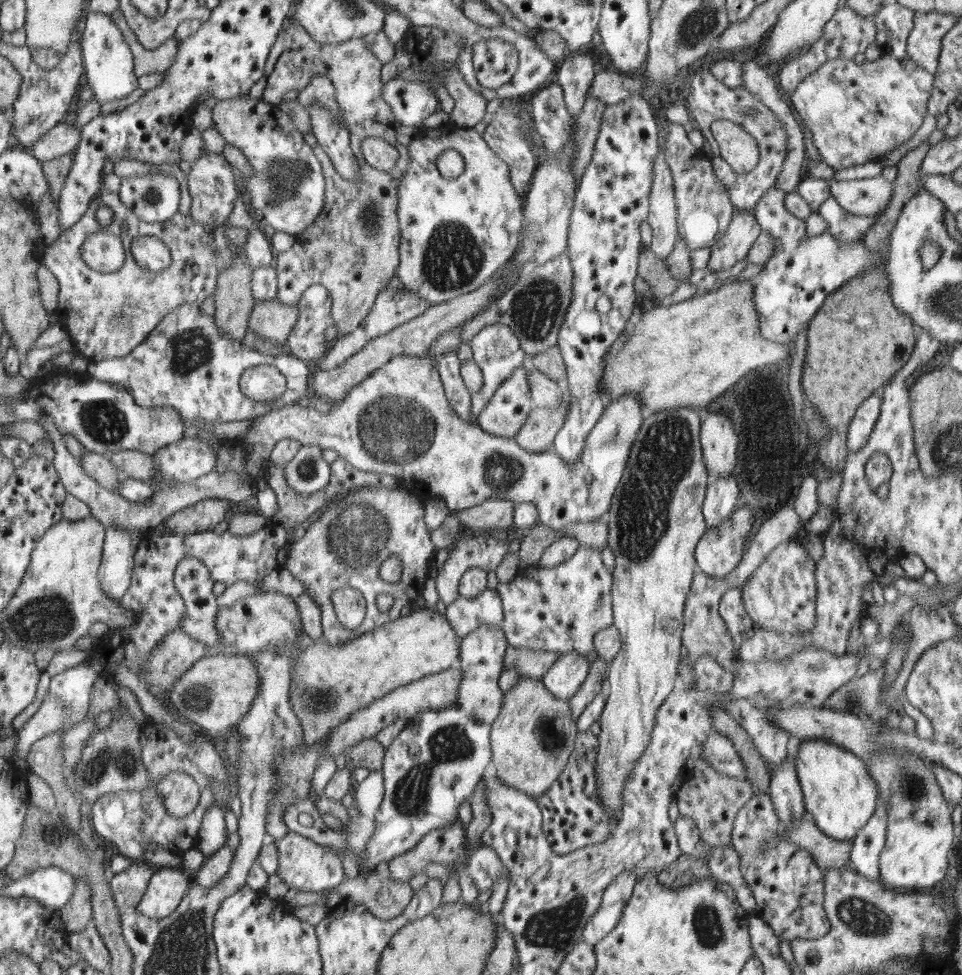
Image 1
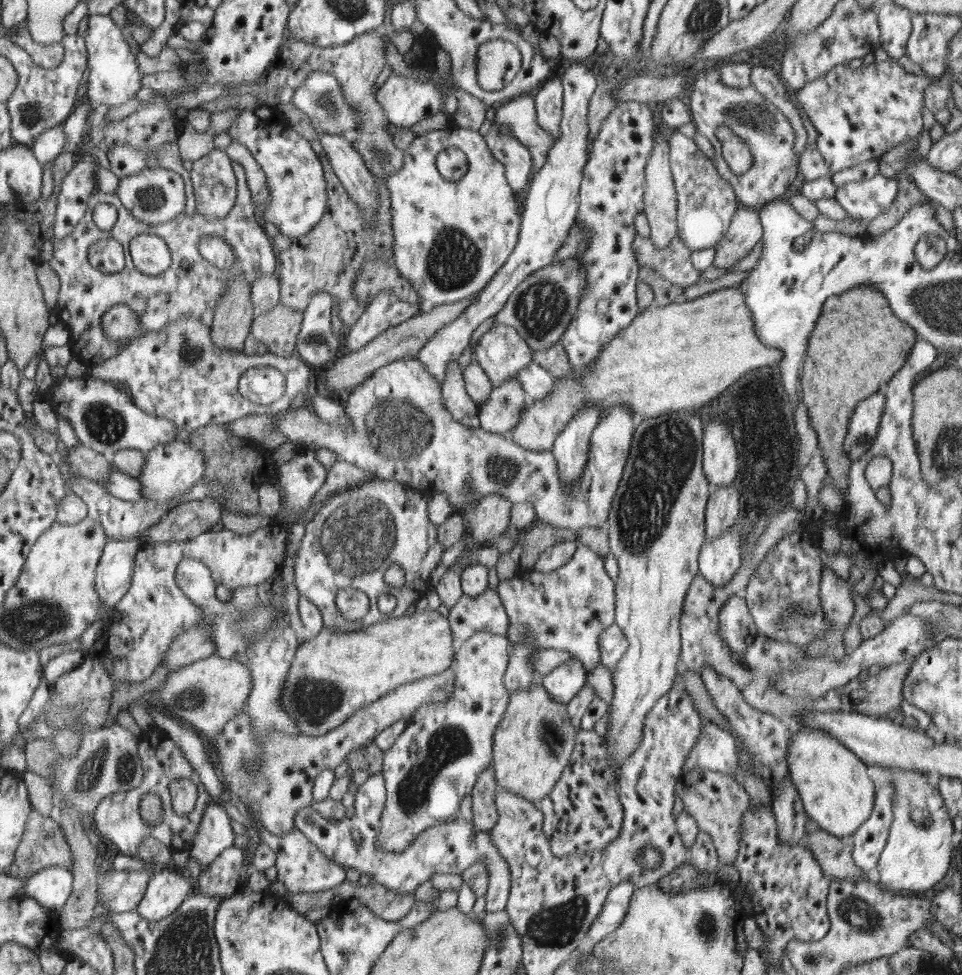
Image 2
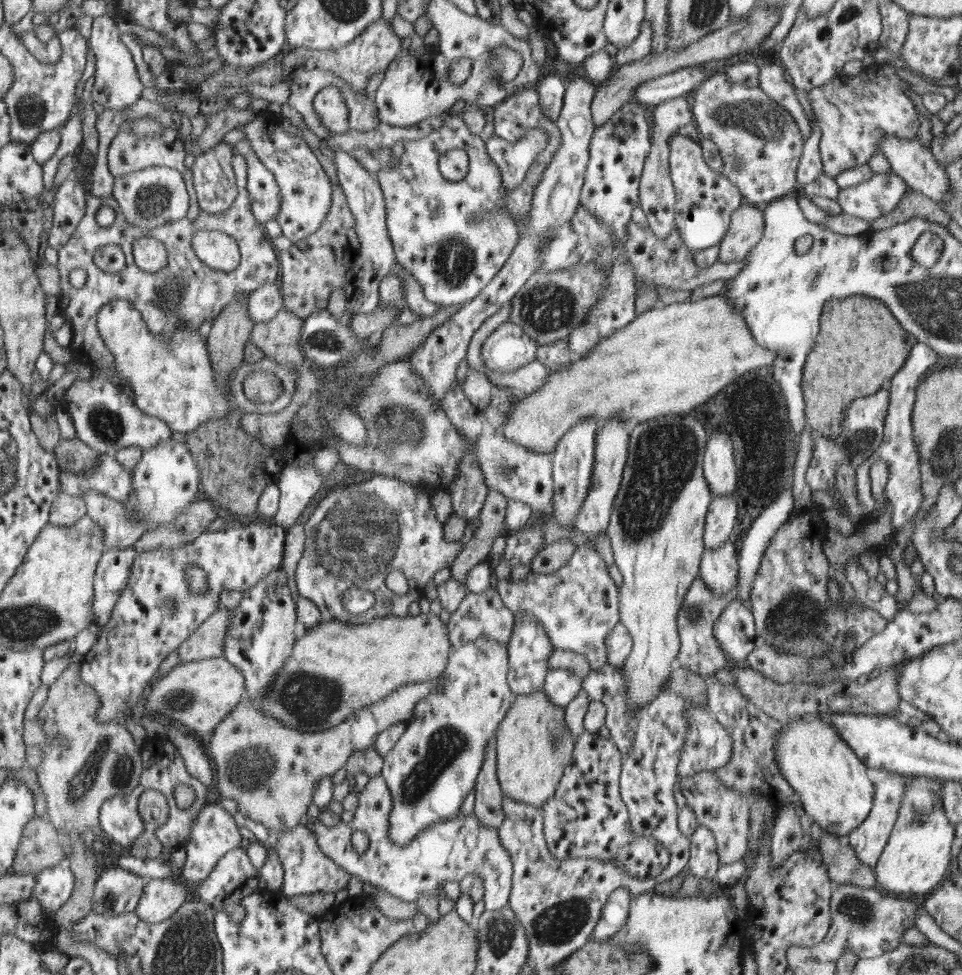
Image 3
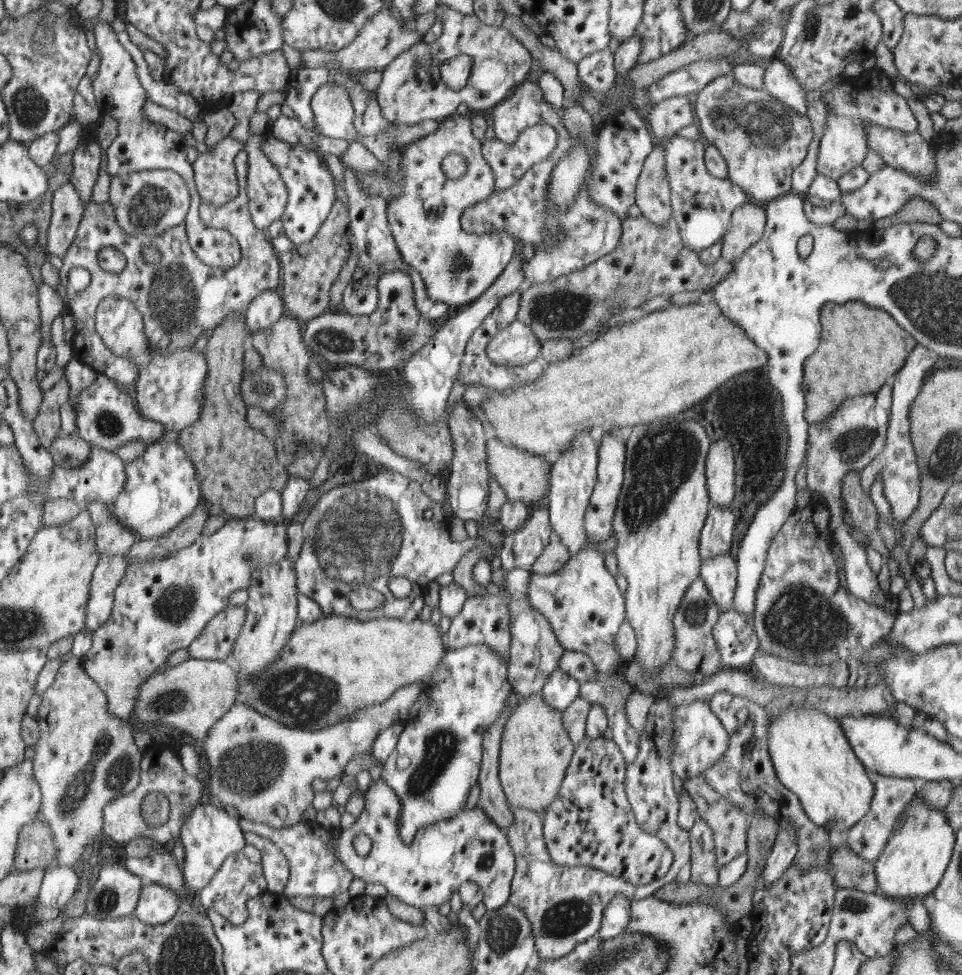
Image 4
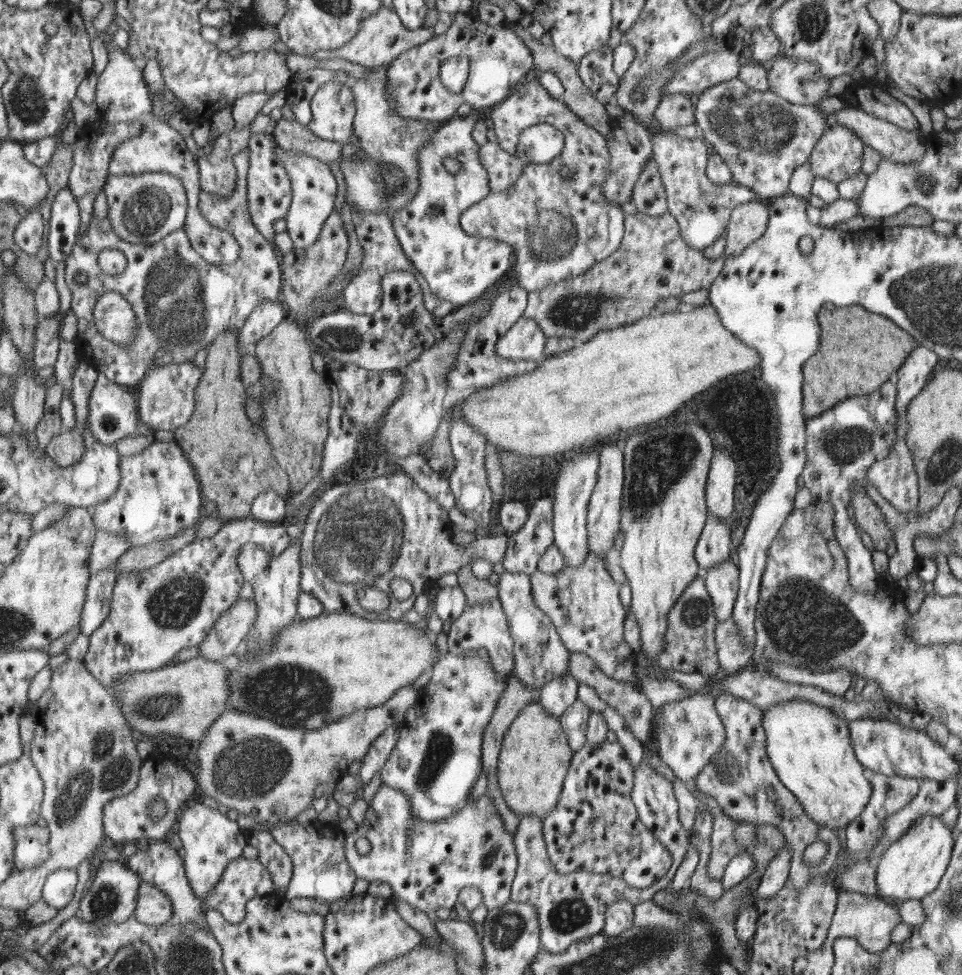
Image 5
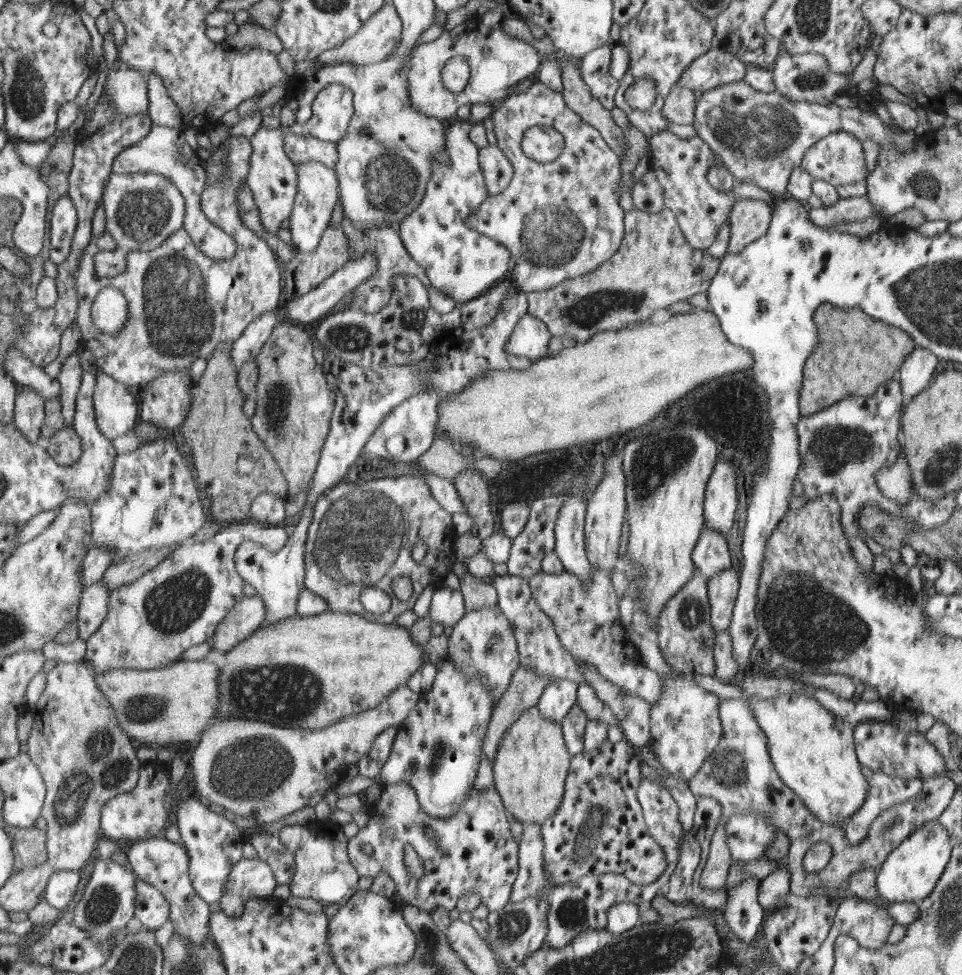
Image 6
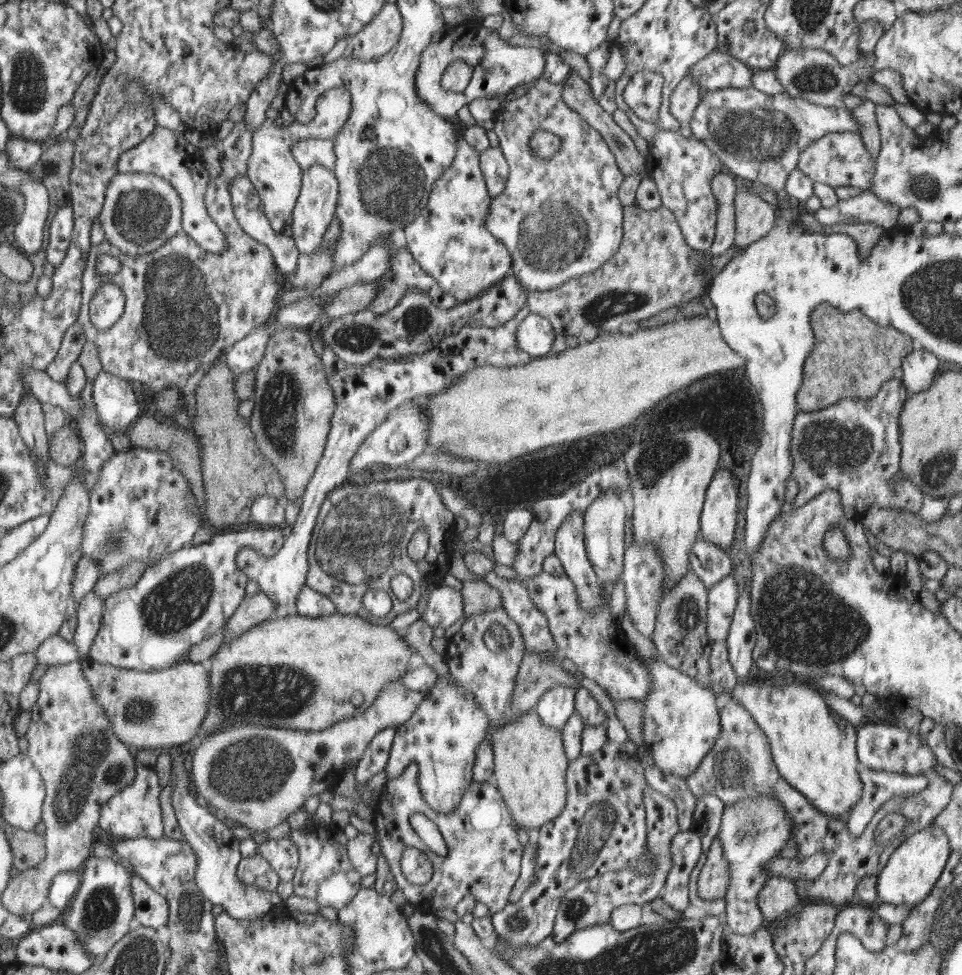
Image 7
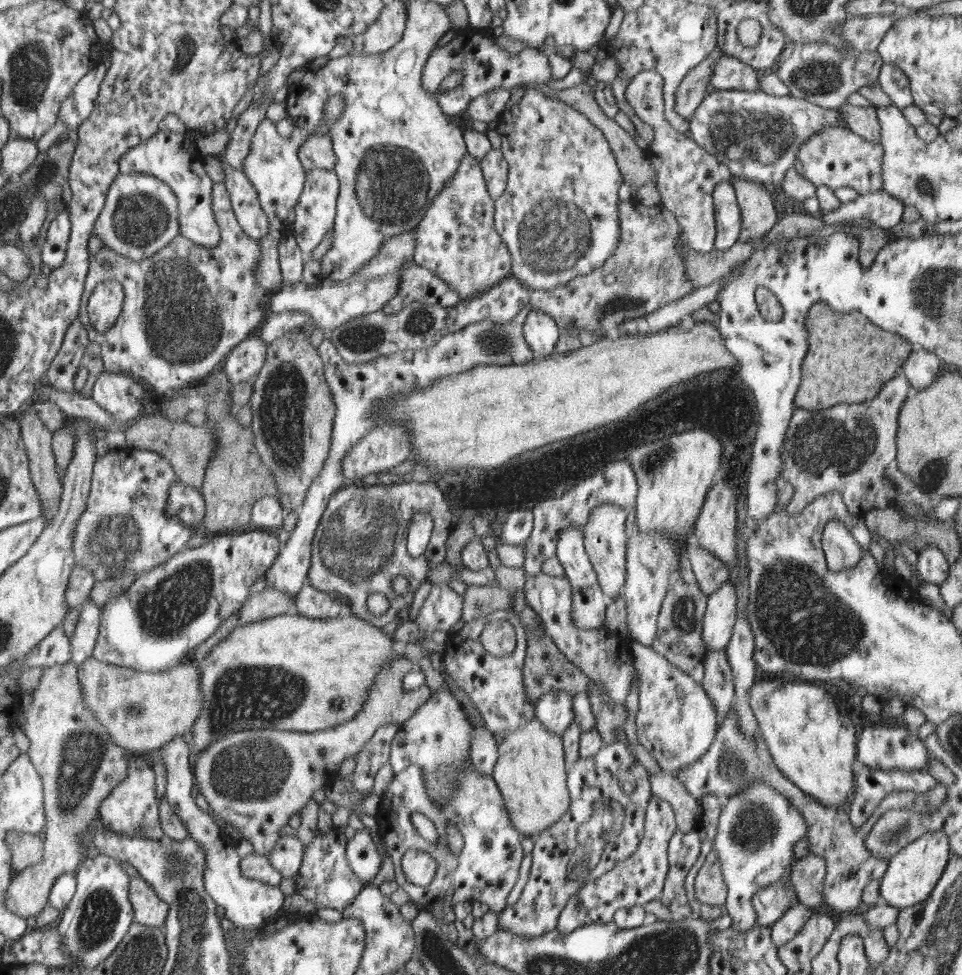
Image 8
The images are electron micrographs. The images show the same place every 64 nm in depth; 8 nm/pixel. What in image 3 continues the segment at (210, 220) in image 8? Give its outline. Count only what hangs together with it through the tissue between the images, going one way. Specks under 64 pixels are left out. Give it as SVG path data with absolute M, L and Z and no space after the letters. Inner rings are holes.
M104 14L93 17L92 31L90 38L88 38L88 46L94 52L94 64L91 68L95 80L91 92L92 100L102 104L105 109L117 110L118 112L122 112L140 100L142 90L144 90L139 79L137 64L134 62L129 49L122 43L120 33L116 23L114 23L114 18ZM130 120L122 122L118 134L112 139L107 152L107 165L109 171L114 177L118 175L130 174L148 167L168 167L174 168L178 172L183 173L183 179L187 186L190 197L189 209L186 218L188 220L196 220L200 215L201 208L198 204L198 197L195 186L192 184L192 172L186 168L184 158L186 158L186 145L182 144L180 134L168 134L164 132L161 137L148 137L147 139L139 139L130 127ZM204 229L195 232L195 250L200 260L209 268L220 268L220 271L234 271L239 267L242 254L236 240L222 231Z

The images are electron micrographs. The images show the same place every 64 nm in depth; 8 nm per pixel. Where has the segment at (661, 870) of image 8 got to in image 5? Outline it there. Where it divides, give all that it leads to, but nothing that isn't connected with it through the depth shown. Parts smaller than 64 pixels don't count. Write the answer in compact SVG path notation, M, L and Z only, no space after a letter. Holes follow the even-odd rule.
M646 756L635 766L635 787L631 798L639 811L639 819L667 847L672 854L672 867L667 875L646 888L632 887L620 877L599 874L584 870L568 875L559 873L552 865L547 845L543 839L543 821L536 816L524 814L514 835L518 854L518 875L511 886L511 900L533 904L539 914L542 932L542 950L560 954L572 947L580 939L586 939L602 932L605 925L605 912L610 904L618 900L628 900L633 905L651 900L653 896L667 887L683 862L688 848L688 832L678 820L678 804L674 798L672 782L657 774L647 763Z

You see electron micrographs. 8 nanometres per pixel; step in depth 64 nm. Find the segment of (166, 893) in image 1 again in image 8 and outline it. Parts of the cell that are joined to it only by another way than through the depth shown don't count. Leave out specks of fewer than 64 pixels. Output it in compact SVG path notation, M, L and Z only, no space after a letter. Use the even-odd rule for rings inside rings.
M141 876L130 880L129 899L134 908L134 923L149 927L164 925L170 912L170 905Z

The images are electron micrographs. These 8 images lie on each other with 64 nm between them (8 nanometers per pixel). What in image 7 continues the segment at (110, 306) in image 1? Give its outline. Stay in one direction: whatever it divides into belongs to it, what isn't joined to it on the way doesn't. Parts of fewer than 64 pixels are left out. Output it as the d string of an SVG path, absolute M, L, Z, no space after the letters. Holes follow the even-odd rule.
M242 119L234 125L226 141L219 146L222 174L212 179L211 186L208 187L206 203L215 223L227 234L228 248L220 256L216 252L208 252L207 249L200 248L200 244L196 244L187 232L176 234L172 240L165 242L158 252L153 251L138 257L123 254L106 240L100 245L91 246L87 268L84 269L82 310L79 312L77 323L83 328L87 340L97 346L103 370L107 373L122 377L122 380L130 384L141 382L147 387L150 386L154 392L166 390L166 387L172 384L183 386L197 368L204 366L206 370L209 369L225 350L248 336L256 326L272 318L285 286L279 281L279 270L276 268L271 250L263 242L256 241L239 224L230 191L231 180L238 174L246 174L246 160L253 151L252 143L254 143L254 132ZM104 254L118 257L118 261L122 263L120 272L112 278L112 284L117 284L129 299L123 318L108 331L96 328L92 324L91 316L93 297L104 286L104 278L100 278L96 272L96 259Z

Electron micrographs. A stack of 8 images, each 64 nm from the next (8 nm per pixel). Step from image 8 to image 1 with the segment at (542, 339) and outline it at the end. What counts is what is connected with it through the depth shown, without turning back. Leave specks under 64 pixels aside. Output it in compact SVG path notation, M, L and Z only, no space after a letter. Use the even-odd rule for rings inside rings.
M500 323L482 328L469 343L473 352L472 360L479 366L482 378L484 378L484 387L482 387L482 390L476 393L476 395L471 396L471 419L473 422L476 422L479 414L484 410L484 407L488 404L490 397L494 394L498 386L506 378L512 377L512 374L514 374L514 371L519 366L522 366L523 363L527 364L530 361L526 351L520 346L518 337L511 331L511 328Z

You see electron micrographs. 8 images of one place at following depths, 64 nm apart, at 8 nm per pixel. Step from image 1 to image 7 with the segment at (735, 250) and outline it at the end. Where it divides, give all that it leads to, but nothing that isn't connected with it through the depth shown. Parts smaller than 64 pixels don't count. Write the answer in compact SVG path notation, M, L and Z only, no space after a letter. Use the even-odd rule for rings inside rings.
M746 187L737 189L734 204L737 227L732 246L746 248L764 239L775 226L774 208Z

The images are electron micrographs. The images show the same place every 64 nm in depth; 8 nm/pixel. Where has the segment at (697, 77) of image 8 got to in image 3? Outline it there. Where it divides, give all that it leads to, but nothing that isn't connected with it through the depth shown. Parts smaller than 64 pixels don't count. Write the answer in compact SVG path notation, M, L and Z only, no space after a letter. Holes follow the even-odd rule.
M678 97L670 99L660 104L657 104L652 109L652 132L654 132L654 139L657 142L654 145L653 151L647 156L644 167L643 178L641 180L640 206L646 215L649 227L655 232L654 236L658 240L666 240L668 234L675 226L675 188L671 179L669 169L668 140L671 139L680 126L686 126L689 122L694 123L693 112L690 111L690 106L686 97Z

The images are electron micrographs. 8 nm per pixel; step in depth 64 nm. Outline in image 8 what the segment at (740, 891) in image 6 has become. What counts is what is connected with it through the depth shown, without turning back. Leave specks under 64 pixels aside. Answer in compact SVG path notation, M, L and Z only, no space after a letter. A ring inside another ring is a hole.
M754 784L747 791L740 792L738 796L732 796L722 801L719 814L718 828L713 840L713 849L719 854L723 862L723 879L727 883L727 914L732 917L730 930L744 932L758 924L758 912L755 911L753 899L756 892L774 884L779 880L789 882L790 871L796 856L797 842L804 840L808 834L808 827L801 812L788 802L788 798L770 788L768 784Z

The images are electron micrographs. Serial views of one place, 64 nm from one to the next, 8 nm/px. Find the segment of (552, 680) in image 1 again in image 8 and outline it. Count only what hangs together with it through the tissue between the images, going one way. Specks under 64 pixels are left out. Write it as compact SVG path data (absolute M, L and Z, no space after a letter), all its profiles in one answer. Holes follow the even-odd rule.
M552 690L536 700L536 718L552 733L564 735L575 719L574 696L563 690Z

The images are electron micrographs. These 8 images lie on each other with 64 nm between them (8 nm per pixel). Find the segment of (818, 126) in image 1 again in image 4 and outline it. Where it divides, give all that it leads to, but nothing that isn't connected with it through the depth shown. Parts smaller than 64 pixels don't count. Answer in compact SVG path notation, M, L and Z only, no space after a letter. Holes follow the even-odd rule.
M871 69L860 77L846 77L838 87L831 89L821 98L829 104L829 118L819 140L817 171L837 181L852 168L863 164L868 154L867 126L876 123L885 127L911 133L919 127L918 121L906 99L893 89L894 81L879 69Z

